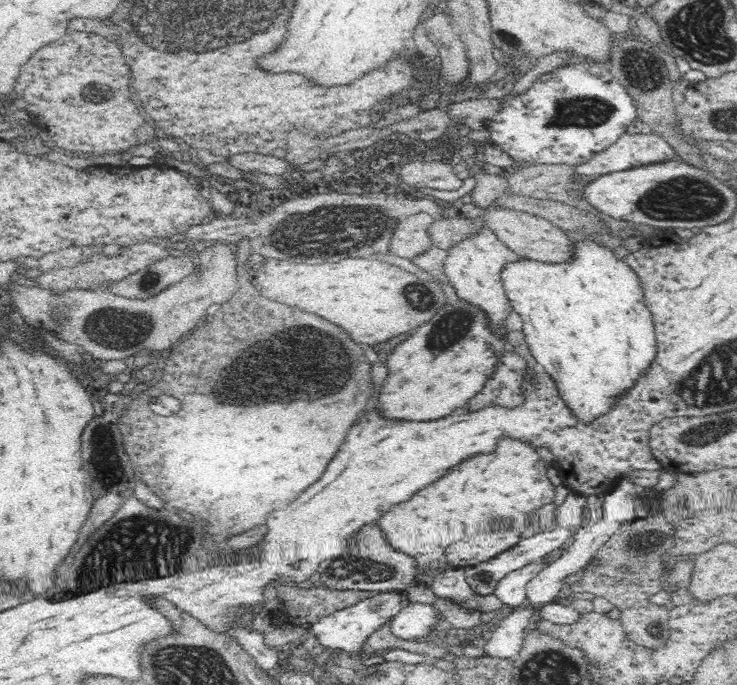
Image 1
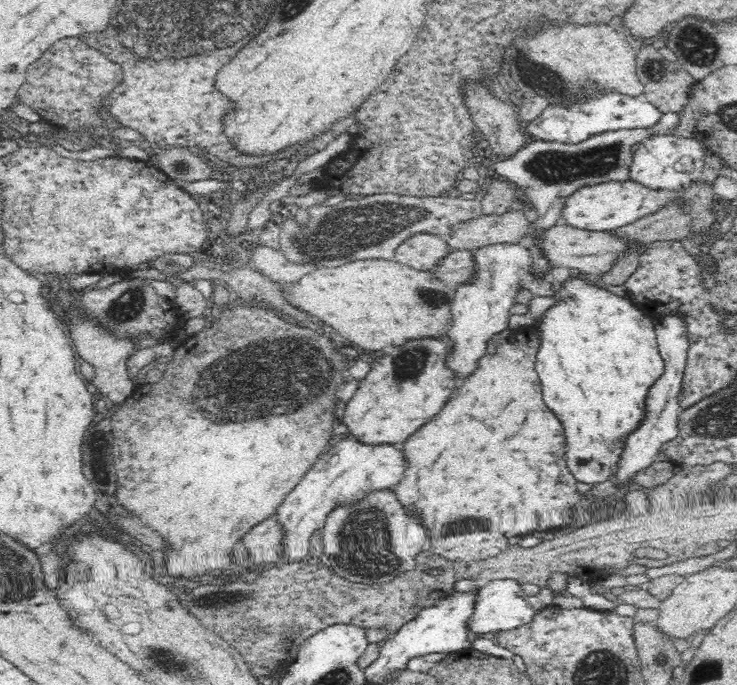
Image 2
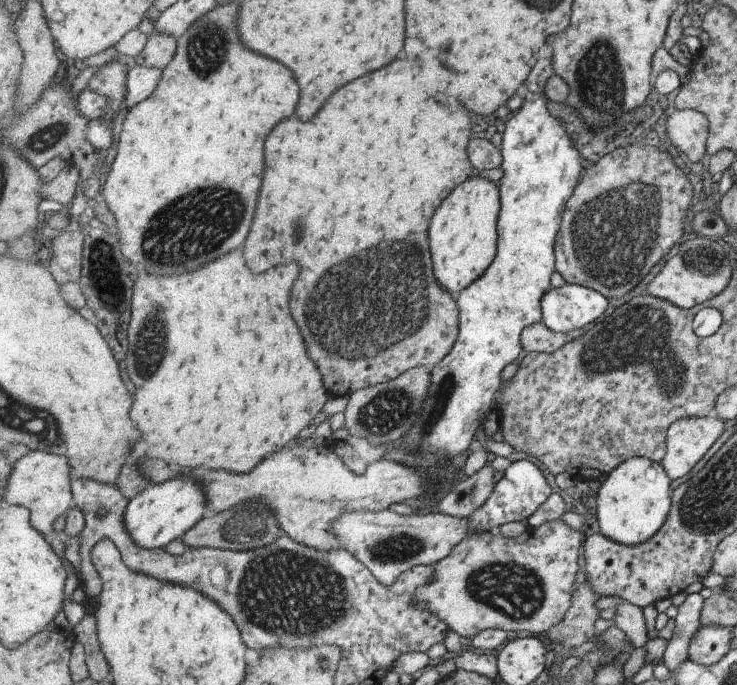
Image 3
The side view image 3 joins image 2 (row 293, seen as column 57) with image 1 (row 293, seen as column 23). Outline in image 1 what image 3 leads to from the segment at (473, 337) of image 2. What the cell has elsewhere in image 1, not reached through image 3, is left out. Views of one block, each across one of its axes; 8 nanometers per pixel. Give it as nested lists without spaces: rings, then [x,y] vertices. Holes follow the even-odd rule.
[[[482,226],[478,232],[466,236],[464,240],[456,242],[446,250],[443,267],[449,284],[455,289],[455,293],[461,300],[480,306],[480,309],[488,313],[490,325],[494,329],[505,328],[504,321],[512,311],[500,272],[506,262],[514,262],[520,256],[512,252],[498,237],[486,226]]]

